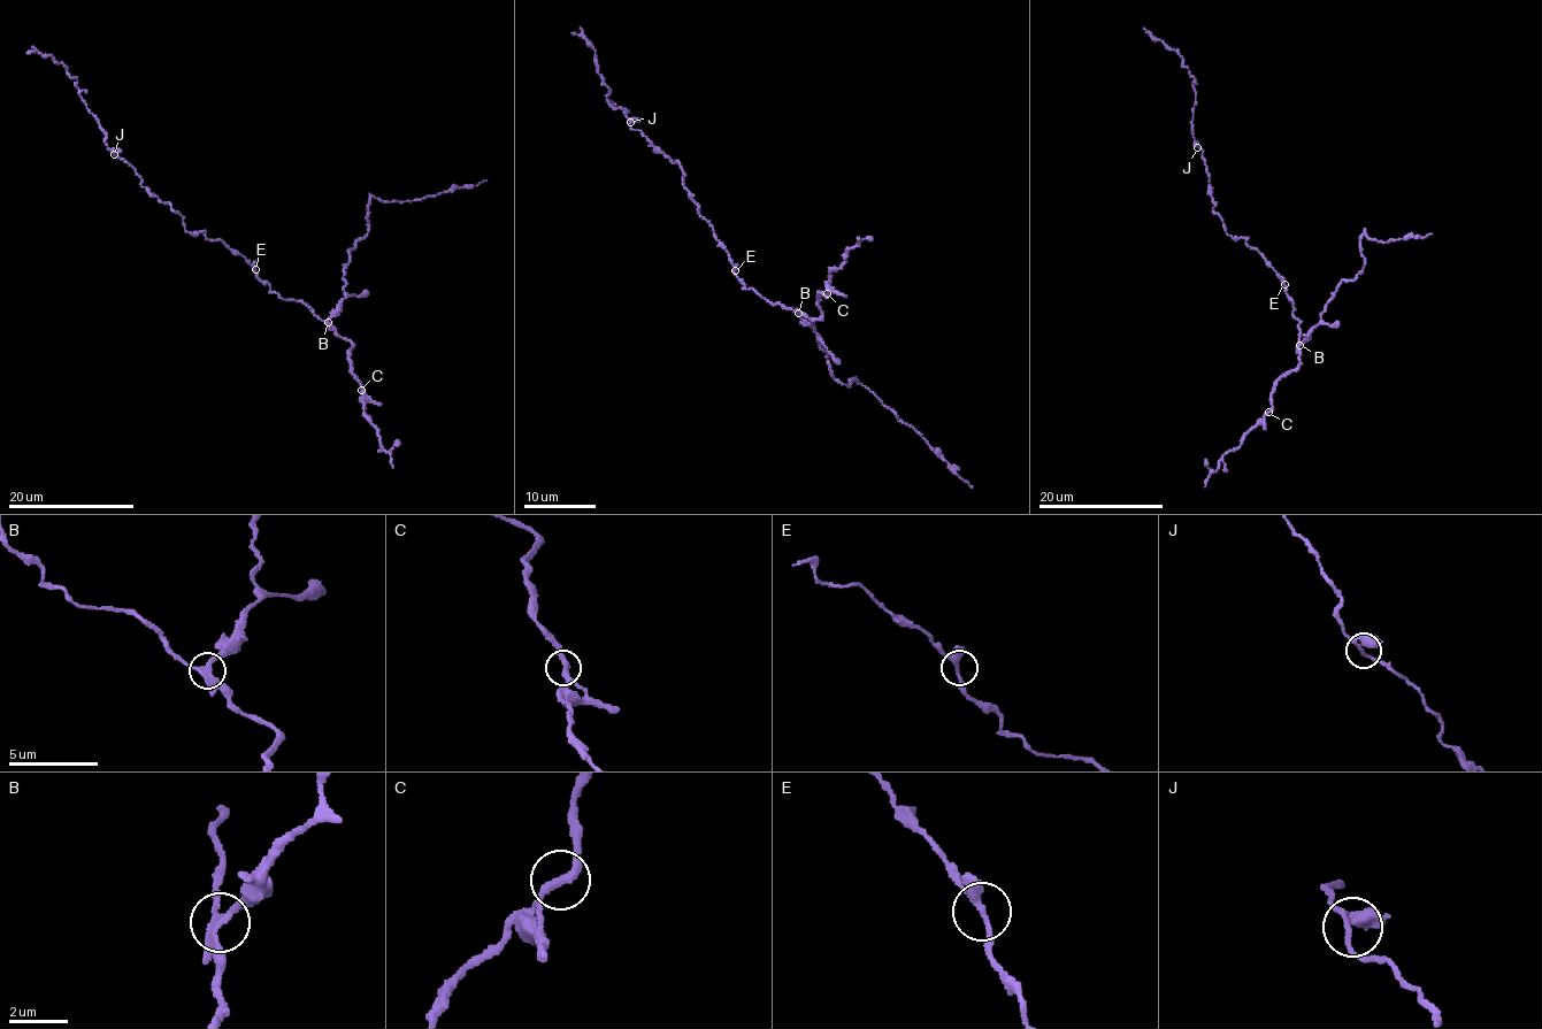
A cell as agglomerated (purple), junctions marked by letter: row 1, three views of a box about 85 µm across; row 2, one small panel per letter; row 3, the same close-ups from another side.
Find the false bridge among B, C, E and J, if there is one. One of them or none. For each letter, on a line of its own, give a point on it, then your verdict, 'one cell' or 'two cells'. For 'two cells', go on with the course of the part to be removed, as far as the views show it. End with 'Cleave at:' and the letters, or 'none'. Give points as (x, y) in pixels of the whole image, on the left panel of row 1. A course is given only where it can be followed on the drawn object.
B: (328, 322) | two cells | (328, 322), (345, 297), (348, 251), (368, 232), (373, 197), (390, 202), (421, 200), (486, 181)
C: (361, 390) | one cell
E: (255, 269) | one cell
J: (114, 154) | one cell
Cleave at: B

